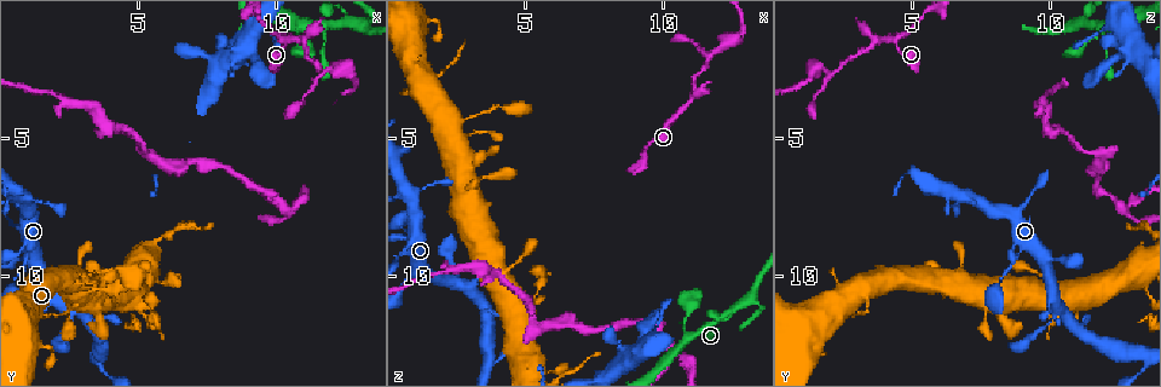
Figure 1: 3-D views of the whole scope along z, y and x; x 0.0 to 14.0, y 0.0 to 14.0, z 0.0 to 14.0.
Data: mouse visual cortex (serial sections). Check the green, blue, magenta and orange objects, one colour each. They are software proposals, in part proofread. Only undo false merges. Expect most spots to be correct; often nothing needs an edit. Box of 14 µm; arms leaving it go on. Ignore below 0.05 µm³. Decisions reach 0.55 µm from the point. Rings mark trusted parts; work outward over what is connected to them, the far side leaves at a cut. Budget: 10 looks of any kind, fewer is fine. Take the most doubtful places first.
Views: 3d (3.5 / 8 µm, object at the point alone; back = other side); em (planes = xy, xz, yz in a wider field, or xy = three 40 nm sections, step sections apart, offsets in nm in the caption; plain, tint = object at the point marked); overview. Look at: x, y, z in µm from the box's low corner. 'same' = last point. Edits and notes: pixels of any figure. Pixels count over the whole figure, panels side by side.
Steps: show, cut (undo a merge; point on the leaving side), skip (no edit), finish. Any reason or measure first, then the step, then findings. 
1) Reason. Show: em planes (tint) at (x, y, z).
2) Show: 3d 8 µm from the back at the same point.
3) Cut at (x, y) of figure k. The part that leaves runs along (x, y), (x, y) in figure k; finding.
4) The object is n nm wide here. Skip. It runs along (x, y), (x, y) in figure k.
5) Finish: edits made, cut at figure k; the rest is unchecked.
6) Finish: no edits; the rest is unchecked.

Sharp bend. Show: 3d 3.5 µm at (3.7, 13.4, 13.3).

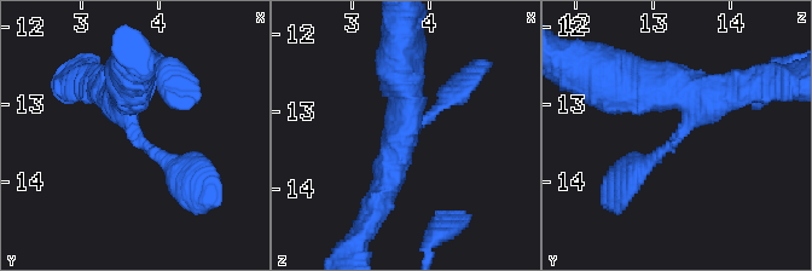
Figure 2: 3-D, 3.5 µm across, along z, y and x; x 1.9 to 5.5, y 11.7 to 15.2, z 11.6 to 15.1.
3 arms meet here; the arms are 150, 400, 450 nm wide. Show: em xy step 1 (tint) at (3.70, 13.30, 13.35).

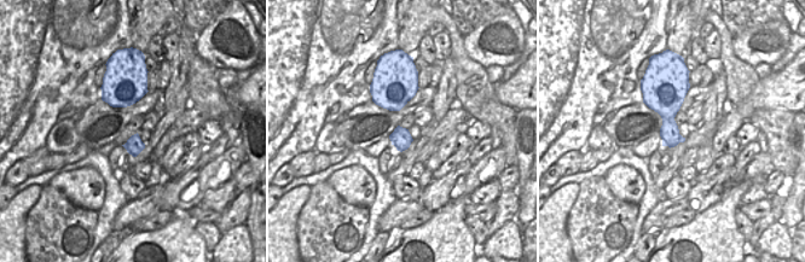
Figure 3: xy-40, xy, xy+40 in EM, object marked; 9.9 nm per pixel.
Show: em planes (tint) at the same point.

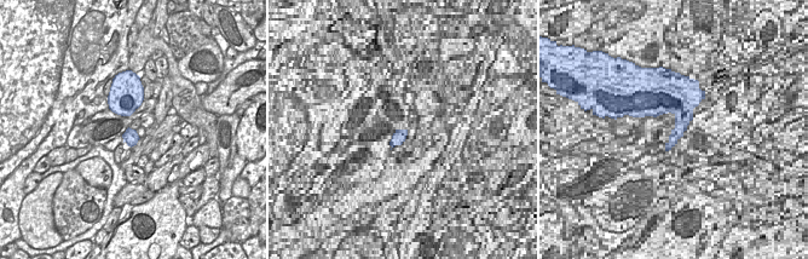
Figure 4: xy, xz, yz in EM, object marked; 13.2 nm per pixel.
The object is 200 nm wide here. Skip. It runs along (133, 88), (137, 137), (185, 173) in figure 2; all the same cell.

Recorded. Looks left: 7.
Abrupt turn. Show: 3d 3.5 µm from the back at (11.7, 1.1, 11.8).

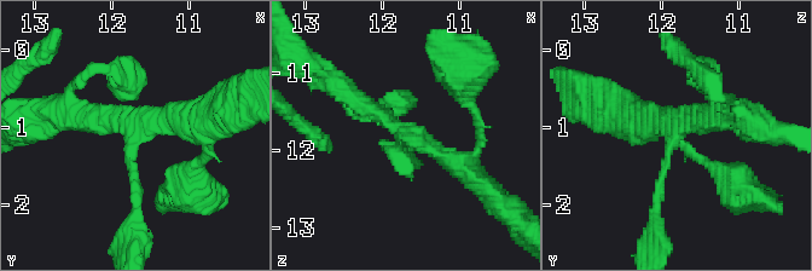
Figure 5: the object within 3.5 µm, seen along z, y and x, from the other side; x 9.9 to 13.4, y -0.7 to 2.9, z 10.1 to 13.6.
3 arms meet here; the arms are 150, 250, 300 nm wide. Show: em xy step 1 (plain) at (11.70, 1.05, 11.80).

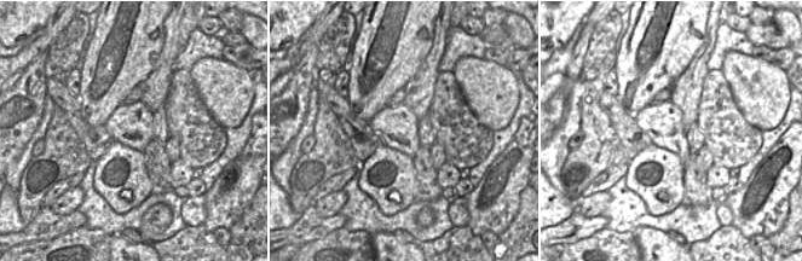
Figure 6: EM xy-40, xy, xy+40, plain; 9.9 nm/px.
Where the object lies. Show: em xy step 1 (tint) at the same point.

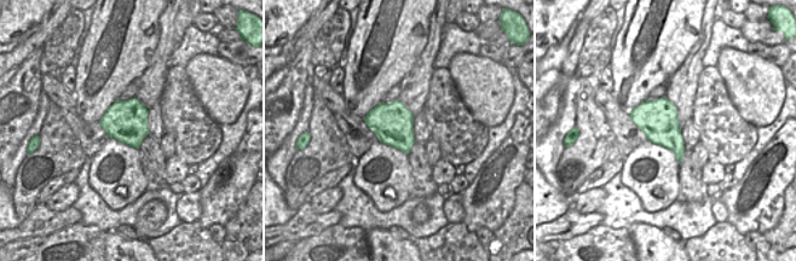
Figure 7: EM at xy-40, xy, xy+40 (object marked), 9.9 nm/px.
Skip. It runs along (135, 208), (132, 137), (203, 119) in figure 5; continuous, no second cell.

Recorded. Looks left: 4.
A fork. Show: 3d 3.5 µm at (10.9, 1.4, 3.8).

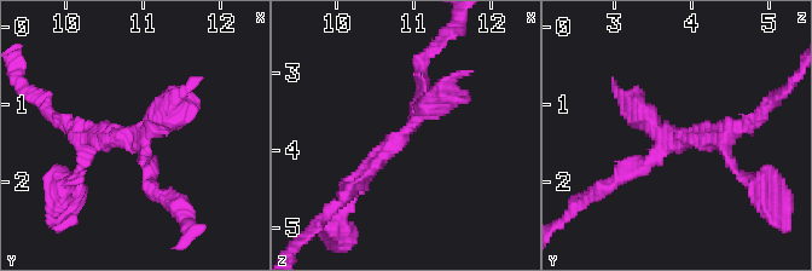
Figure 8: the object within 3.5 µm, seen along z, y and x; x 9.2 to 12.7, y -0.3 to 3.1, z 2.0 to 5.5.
3 arms meet here; the arms are 200, 250, 350 nm wide; need the tissue. Show: em xy step 1 (tint) at (10.90, 1.45, 3.75).

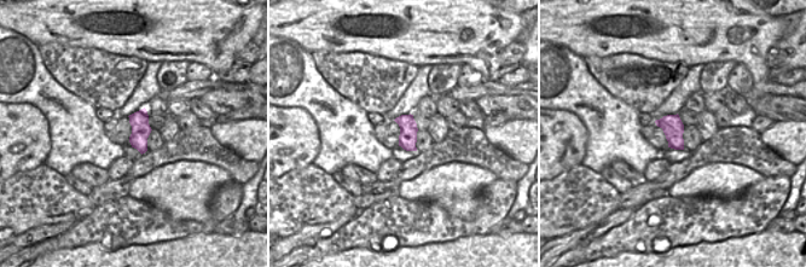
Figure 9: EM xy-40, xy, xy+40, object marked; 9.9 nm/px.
Skip. It runs along (359, 186), (415, 121), (422, 68) in figure 8; all the same cell.

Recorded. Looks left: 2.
Thin neck. Show: 3d 3.5 µm from the back at (2.5, 11.4, 7.7).

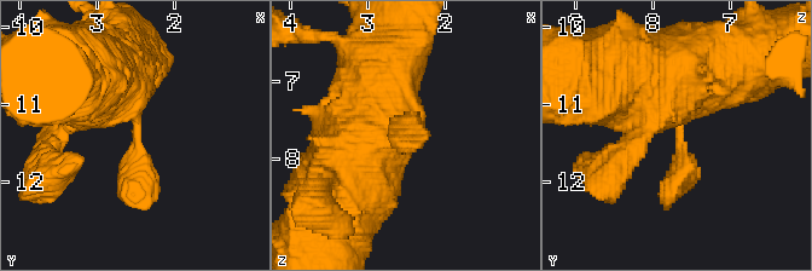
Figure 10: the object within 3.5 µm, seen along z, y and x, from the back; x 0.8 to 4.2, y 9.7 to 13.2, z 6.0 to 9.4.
Show: em xy step 3 (tint) at (2.45, 11.30, 7.65).

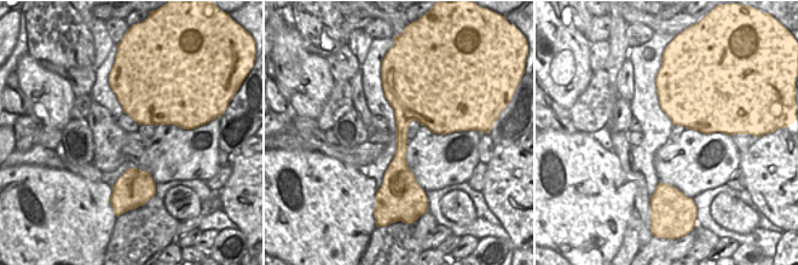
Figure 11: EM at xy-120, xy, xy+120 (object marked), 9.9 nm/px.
Skip. It runs along (100, 68), (137, 120), (144, 206) in figure 10; continuous, no second cell.

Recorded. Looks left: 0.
Finish: no edits; the rest is unchecked.

